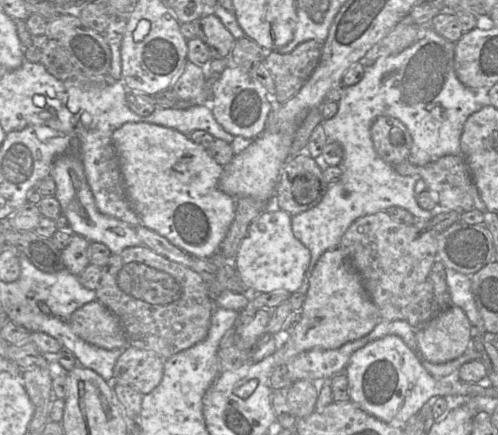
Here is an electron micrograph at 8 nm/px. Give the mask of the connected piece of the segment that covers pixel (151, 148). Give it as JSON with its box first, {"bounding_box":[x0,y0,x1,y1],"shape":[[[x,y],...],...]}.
{"bounding_box":[112,123,236,257],"shape":[[[125,123],[113,132],[112,143],[127,199],[140,223],[191,256],[212,257],[236,211],[236,198],[218,186],[223,167],[189,136],[155,124]]]}

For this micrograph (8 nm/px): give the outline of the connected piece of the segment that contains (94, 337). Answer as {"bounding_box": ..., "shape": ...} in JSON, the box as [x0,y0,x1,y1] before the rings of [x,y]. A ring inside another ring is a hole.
{"bounding_box":[70,300,128,350],"shape":[[[97,300],[75,310],[70,325],[76,335],[100,348],[114,350],[128,346],[119,319]]]}

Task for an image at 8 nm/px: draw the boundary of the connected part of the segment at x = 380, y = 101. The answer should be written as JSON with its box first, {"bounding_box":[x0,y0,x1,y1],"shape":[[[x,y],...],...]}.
{"bounding_box":[291,26,482,277],"shape":[[[431,26],[426,27],[423,37],[410,47],[395,55],[380,56],[373,64],[366,66],[362,79],[356,84],[347,86],[338,101],[336,114],[322,121],[327,140],[336,141],[342,146],[343,158],[339,164],[342,175],[336,183],[328,184],[326,194],[315,207],[291,218],[294,236],[311,254],[306,277],[311,276],[318,259],[325,251],[339,246],[344,233],[360,217],[386,211],[392,206],[402,207],[416,218],[428,220],[433,217],[431,211],[421,208],[416,201],[414,187],[420,179],[419,176],[403,176],[386,163],[375,151],[370,128],[378,116],[389,115],[398,118],[412,137],[409,160],[418,166],[445,155],[461,154],[460,138],[464,123],[472,113],[482,107],[482,104],[477,100],[476,92],[458,79],[454,69],[454,48],[455,43],[440,36]]]}

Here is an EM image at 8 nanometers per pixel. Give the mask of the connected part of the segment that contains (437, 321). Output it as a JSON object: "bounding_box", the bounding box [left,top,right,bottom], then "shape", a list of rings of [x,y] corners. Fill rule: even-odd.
{"bounding_box":[416,306,472,364],"shape":[[[450,306],[423,326],[416,328],[421,356],[433,364],[461,357],[472,340],[472,326],[463,310]]]}

